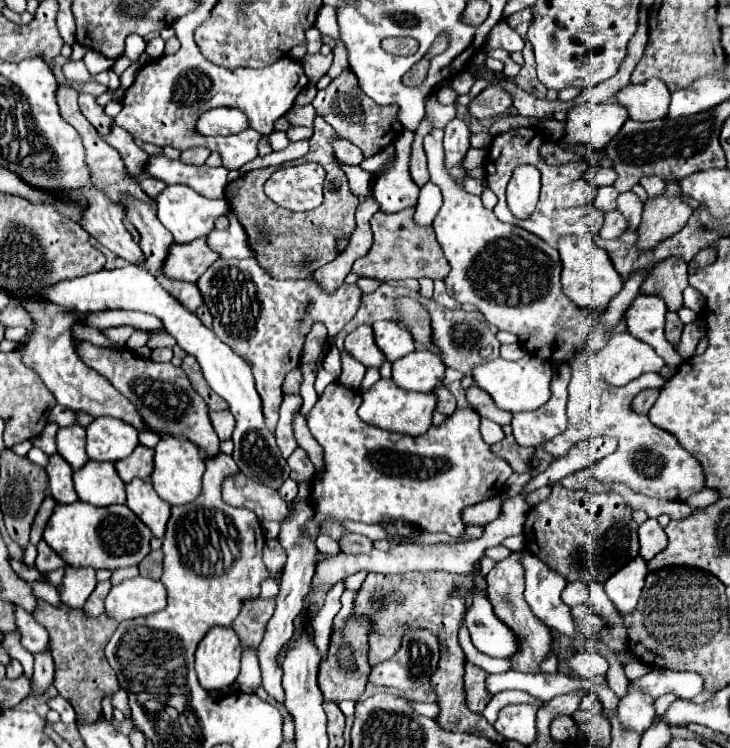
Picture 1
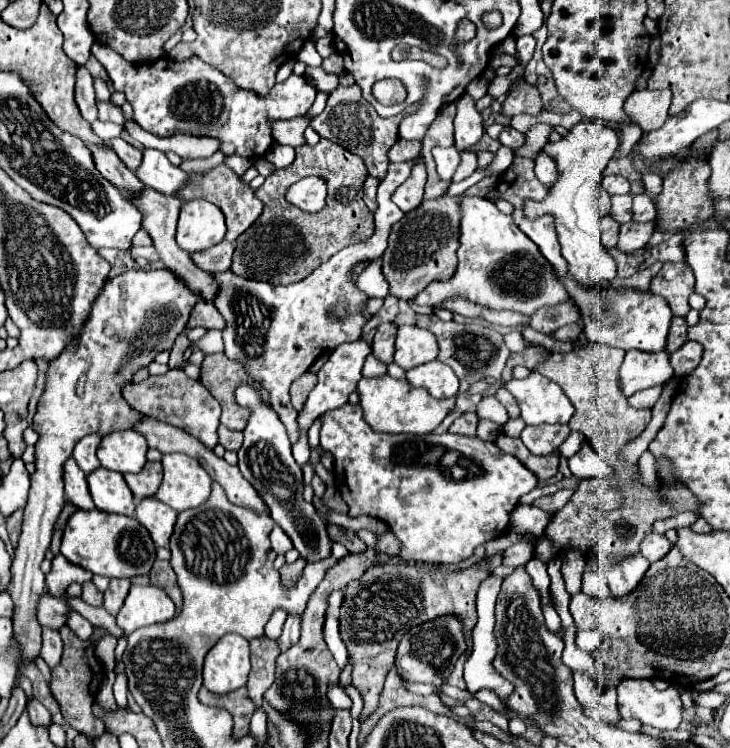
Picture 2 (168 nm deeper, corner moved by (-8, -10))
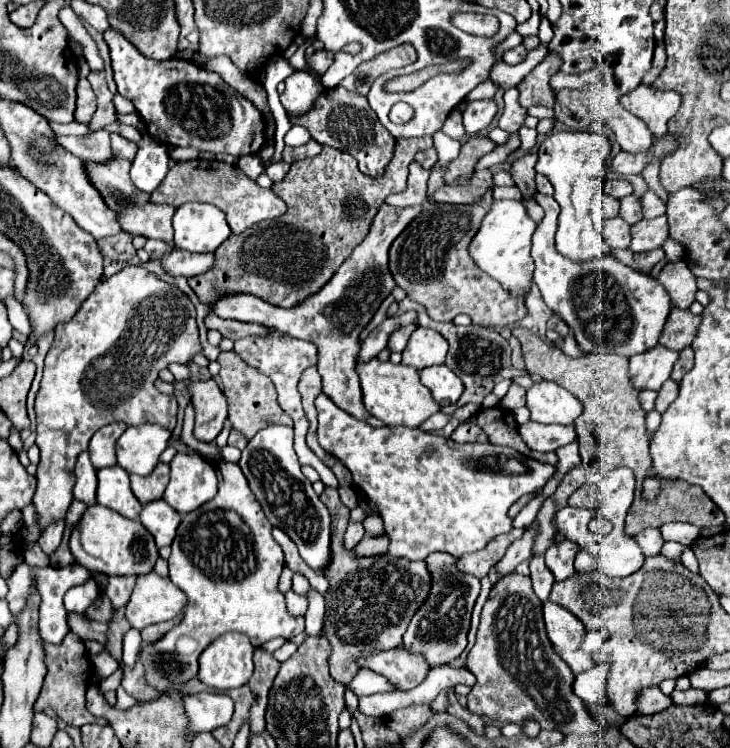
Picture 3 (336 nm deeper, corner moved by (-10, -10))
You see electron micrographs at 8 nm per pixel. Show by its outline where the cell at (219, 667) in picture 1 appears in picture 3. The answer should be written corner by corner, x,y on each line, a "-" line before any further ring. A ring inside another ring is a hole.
227,632
219,636
199,656
199,680
215,690
247,684
253,674
253,650
245,634

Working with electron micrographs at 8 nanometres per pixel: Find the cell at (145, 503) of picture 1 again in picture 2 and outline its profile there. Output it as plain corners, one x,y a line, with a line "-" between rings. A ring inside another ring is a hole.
143,498
137,504
135,518
149,530
153,542
157,546
167,546
169,536
173,534
177,512
167,504
159,502
157,498

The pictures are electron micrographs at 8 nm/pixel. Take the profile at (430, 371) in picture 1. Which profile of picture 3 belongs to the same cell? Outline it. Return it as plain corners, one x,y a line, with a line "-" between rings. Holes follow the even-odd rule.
445,364
423,368
423,370
419,370
419,376
421,376
421,382
431,390
433,398
441,406
455,404
463,392
461,378
455,376
453,370
447,368

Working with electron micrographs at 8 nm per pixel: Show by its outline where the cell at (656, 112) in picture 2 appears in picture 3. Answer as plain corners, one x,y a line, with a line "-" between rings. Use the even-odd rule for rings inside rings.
637,86
633,92
621,98
621,106
631,114
639,116
653,136
663,136
669,118
679,110
681,96
673,90
657,90
653,86

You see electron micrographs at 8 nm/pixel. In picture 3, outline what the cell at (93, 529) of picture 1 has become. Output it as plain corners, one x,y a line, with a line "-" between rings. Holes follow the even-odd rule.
93,504
85,510
79,526
75,526
75,530
71,532
69,548
79,566
85,566
89,572
101,572
107,576
147,574
153,570
155,560
159,558
155,540
139,520
123,518
121,514
101,504

